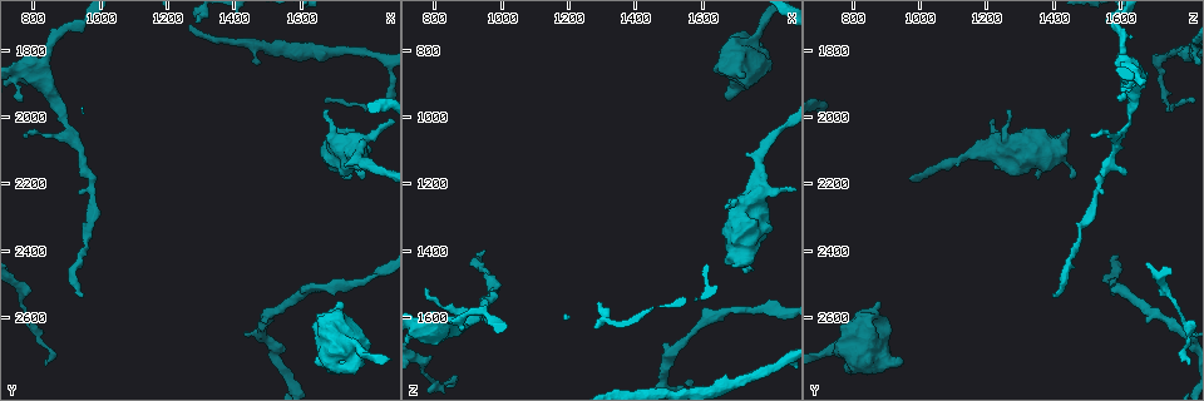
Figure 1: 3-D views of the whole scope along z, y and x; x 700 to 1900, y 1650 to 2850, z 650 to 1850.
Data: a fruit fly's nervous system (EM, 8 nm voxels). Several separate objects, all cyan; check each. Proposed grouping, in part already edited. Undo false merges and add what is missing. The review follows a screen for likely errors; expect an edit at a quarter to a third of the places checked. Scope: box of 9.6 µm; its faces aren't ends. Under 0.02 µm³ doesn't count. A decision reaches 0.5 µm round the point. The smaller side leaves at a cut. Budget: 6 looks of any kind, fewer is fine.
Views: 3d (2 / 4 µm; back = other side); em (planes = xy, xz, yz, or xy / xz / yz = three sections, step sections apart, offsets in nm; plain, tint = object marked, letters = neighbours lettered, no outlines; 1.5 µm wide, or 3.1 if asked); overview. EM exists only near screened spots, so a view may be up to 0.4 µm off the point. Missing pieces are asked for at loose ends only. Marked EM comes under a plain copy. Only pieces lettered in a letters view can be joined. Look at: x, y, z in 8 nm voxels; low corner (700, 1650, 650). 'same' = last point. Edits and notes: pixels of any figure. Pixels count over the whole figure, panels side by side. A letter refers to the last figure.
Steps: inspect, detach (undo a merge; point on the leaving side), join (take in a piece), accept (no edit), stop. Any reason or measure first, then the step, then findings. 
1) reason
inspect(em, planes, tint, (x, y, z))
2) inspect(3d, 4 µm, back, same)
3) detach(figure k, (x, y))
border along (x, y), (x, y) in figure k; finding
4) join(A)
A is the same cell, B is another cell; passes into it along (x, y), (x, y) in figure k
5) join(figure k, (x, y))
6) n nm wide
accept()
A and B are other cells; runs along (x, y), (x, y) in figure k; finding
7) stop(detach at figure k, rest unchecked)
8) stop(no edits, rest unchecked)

thin end
inspect(em, xz, step 8, letters, (960, 2170, 1610))

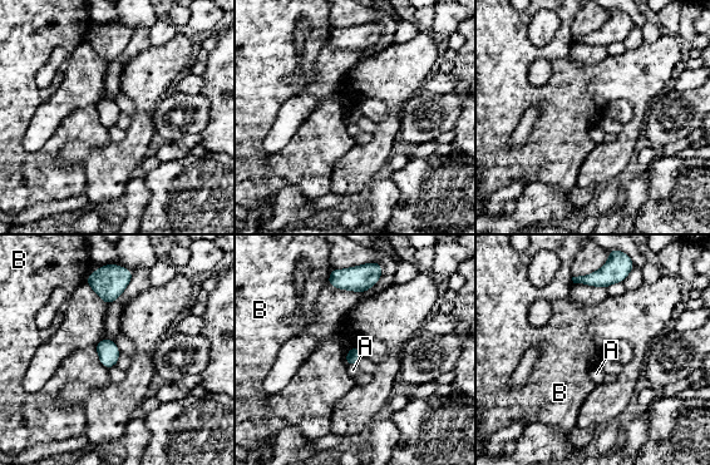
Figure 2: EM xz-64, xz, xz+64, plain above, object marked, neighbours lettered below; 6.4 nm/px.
accept()
A and B are other cells; border along (94, 346), (99, 362), (107, 370) in figure 2; none of them fits

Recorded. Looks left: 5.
stops while still wide
inspect(em, planes, tint, (1670, 2120, 1440))

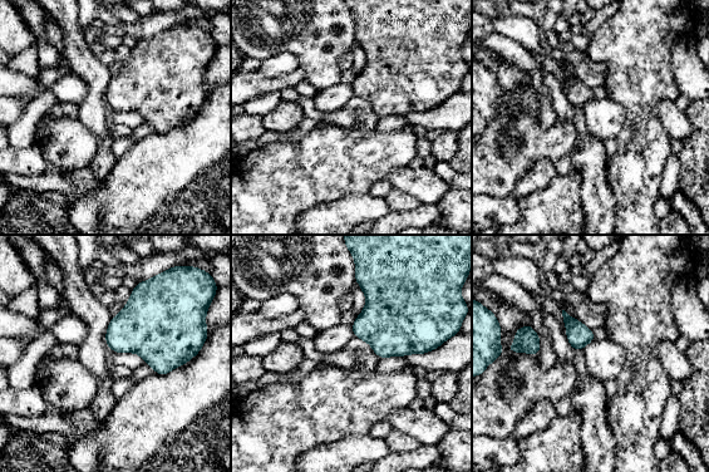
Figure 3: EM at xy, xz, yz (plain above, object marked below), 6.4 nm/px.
inspect(em, planes, letters, same)

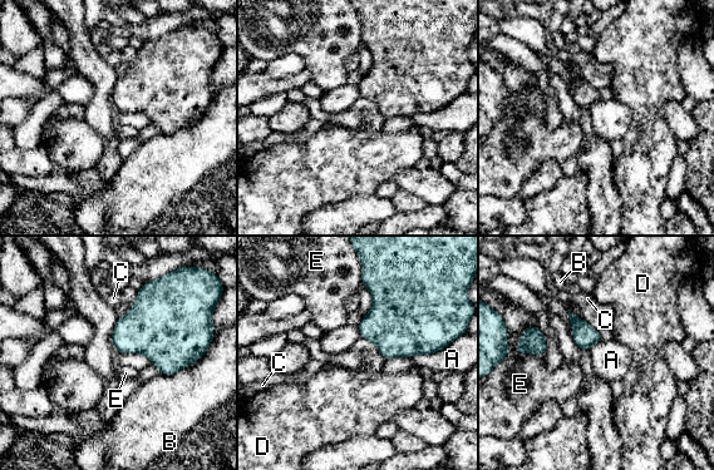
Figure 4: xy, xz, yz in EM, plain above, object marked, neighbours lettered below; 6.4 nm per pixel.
accept()
A, B, C, D and E are other cells; border along (433, 352), (409, 357) in figure 4; none of them fits

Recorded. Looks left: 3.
free end
inspect(3d, 2 µm, (1690, 1970, 1260))

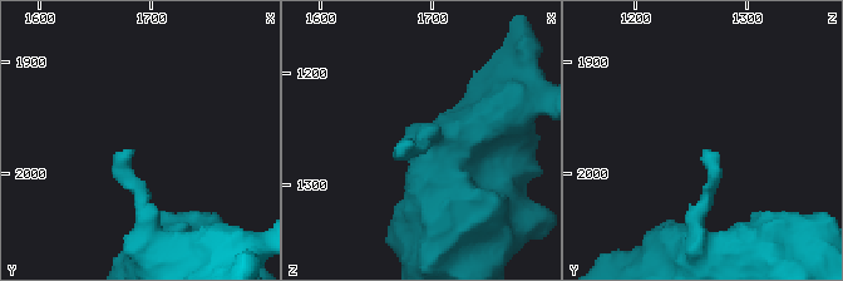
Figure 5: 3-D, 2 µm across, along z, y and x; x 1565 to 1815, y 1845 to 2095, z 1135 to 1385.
inspect(em, planes, letters, (1682, 1976, 1264))

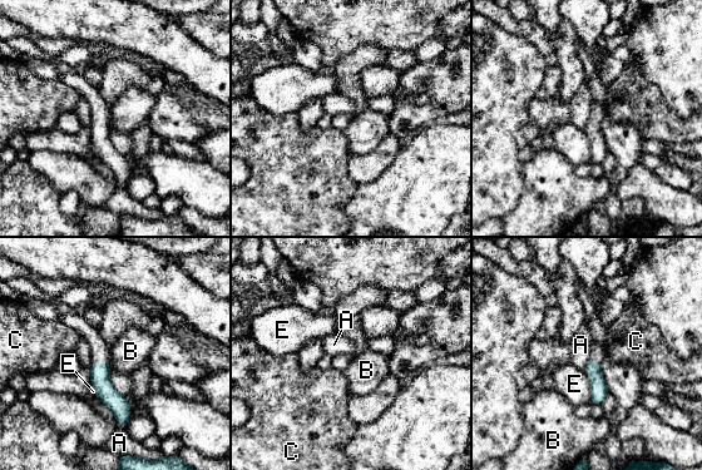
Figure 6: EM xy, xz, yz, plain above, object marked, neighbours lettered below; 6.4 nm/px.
A touches over 260 nm
accept()
A, B, C and E are other cells; border along (98, 397), (124, 429) in figure 6; no lettered piece goes on from it

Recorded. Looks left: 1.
stop(no edits, rest unchecked)

